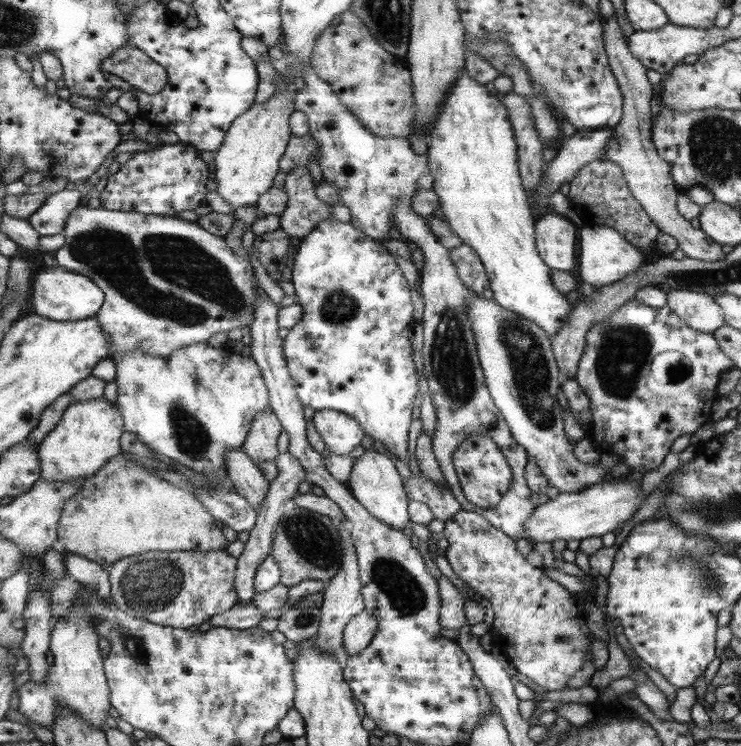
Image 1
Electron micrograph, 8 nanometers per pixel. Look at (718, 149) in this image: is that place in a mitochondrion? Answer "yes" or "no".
yes

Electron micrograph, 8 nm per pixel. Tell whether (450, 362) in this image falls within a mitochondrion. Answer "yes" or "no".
yes

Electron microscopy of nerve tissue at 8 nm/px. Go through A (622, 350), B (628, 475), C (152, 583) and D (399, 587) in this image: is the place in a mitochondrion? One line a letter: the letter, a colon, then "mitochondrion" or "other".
A: mitochondrion
B: other
C: mitochondrion
D: mitochondrion

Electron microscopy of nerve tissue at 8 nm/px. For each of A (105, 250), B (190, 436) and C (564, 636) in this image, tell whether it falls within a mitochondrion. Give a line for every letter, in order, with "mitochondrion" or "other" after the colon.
A: mitochondrion
B: mitochondrion
C: mitochondrion

